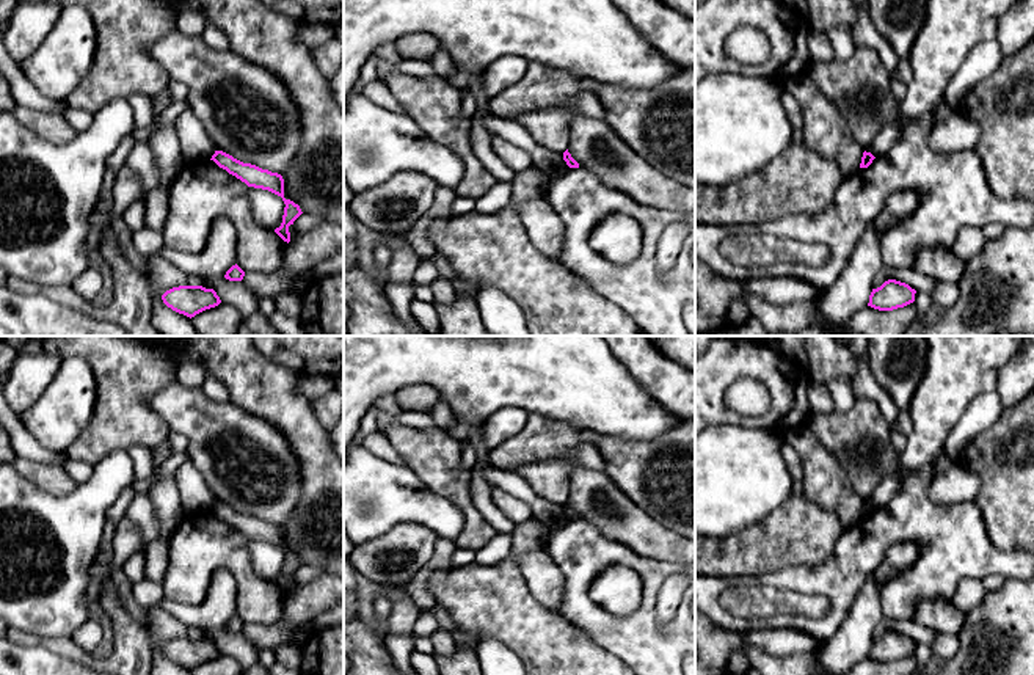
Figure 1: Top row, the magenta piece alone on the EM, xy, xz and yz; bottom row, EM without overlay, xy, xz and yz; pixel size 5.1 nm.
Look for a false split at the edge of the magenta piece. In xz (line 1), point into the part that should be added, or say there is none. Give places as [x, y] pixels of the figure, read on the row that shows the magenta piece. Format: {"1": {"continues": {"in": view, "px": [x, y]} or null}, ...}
{"1": {"continues": null}}

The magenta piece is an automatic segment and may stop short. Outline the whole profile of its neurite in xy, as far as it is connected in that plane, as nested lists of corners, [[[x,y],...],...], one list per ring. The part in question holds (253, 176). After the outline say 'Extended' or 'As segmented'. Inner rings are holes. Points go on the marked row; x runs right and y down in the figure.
[[[215,151],[212,159],[220,168],[226,170],[229,174],[235,176],[242,182],[245,182],[248,187],[268,190],[278,196],[282,198],[286,207],[282,215],[282,223],[279,228],[275,229],[275,232],[284,240],[290,242],[290,232],[289,226],[293,224],[293,221],[303,213],[300,206],[295,204],[290,199],[284,198],[284,179],[278,173],[271,173],[268,170],[262,170],[251,163],[243,163],[232,155]]]. As segmented

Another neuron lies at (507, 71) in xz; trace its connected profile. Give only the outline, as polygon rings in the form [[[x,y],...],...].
[[[502,57],[490,63],[479,80],[480,94],[486,99],[516,85],[527,72],[527,61],[521,57]]]

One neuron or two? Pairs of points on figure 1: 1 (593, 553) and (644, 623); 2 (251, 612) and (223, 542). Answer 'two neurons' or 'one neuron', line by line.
1: one neuron
2: one neuron

